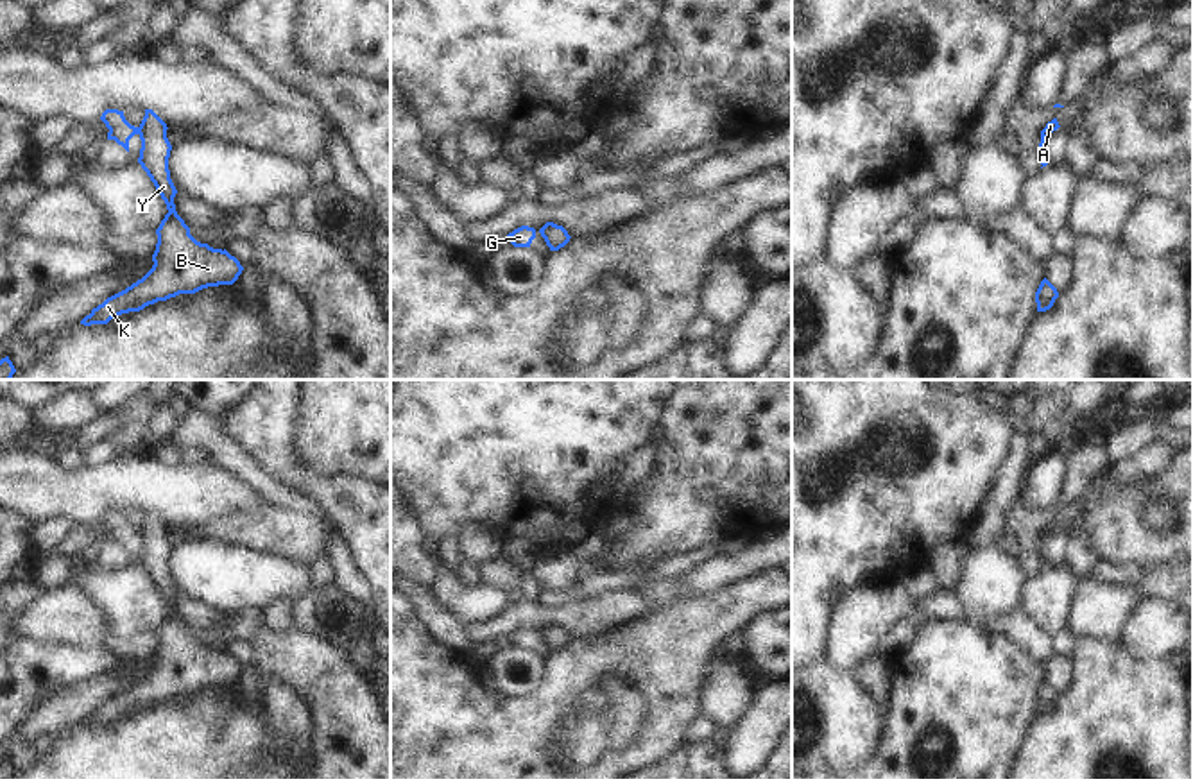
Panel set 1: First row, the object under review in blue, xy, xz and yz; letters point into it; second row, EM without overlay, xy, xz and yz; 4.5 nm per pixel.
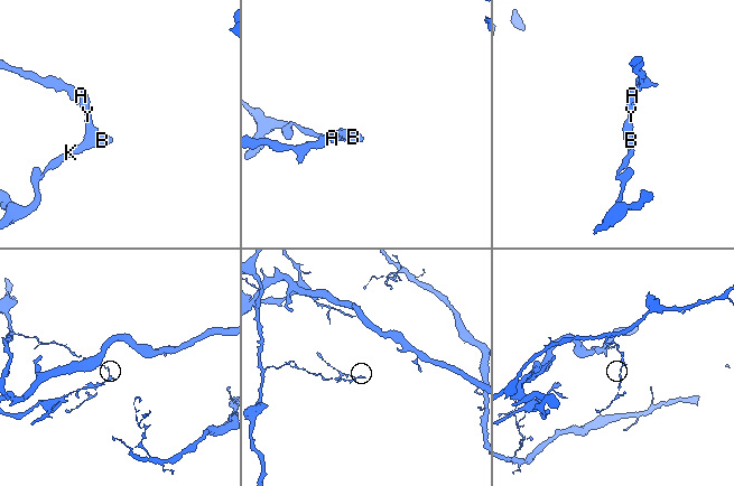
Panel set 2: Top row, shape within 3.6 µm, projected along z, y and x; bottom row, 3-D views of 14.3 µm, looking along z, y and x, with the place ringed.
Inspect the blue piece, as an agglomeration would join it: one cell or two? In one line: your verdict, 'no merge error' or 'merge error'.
merge error

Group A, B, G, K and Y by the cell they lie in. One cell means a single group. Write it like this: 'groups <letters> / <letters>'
groups A B K Y / G

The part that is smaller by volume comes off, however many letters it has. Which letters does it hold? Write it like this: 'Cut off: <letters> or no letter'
Cut off: A, B, K, Y

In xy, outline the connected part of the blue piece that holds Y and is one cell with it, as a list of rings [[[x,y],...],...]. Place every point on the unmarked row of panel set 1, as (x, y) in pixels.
[[[145,510],[138,528],[142,541],[138,564],[154,584],[168,611],[156,630],[154,666],[142,681],[93,709],[81,722],[84,727],[107,725],[122,715],[140,713],[149,706],[179,695],[233,686],[244,672],[240,663],[226,650],[213,650],[208,645],[197,643],[177,616],[174,605],[177,591],[168,571],[172,546],[167,539],[167,530],[167,525],[152,510]]]

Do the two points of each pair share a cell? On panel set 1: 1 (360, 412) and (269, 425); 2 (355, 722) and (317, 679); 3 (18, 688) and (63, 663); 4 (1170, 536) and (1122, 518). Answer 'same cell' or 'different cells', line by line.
1: different cells
2: same cell
3: same cell
4: same cell

